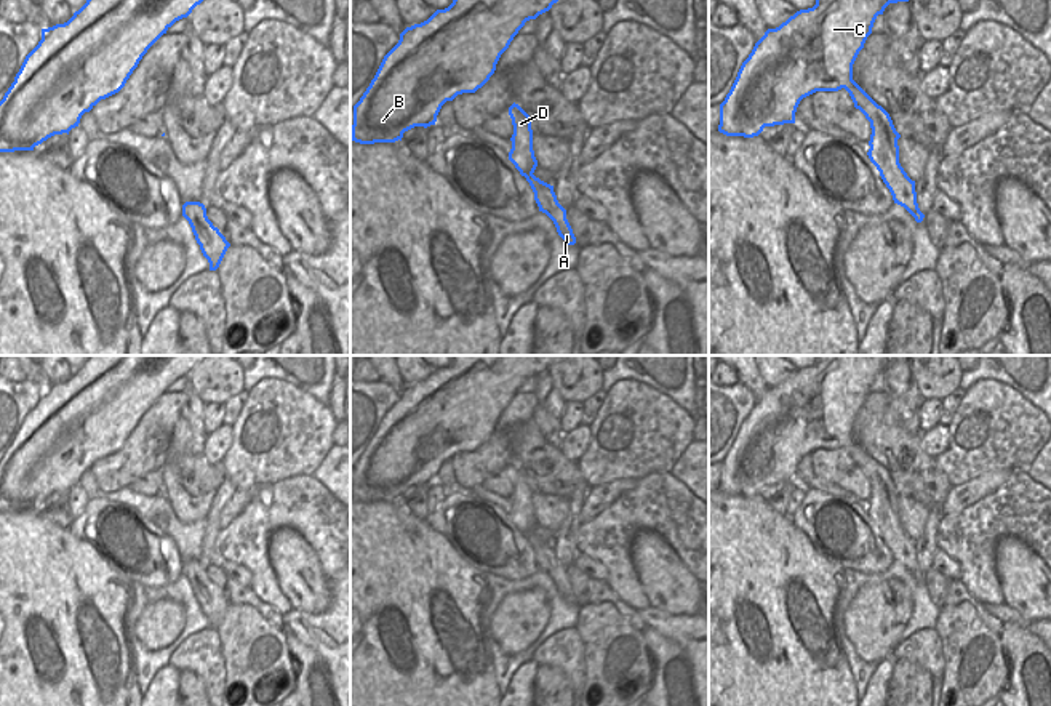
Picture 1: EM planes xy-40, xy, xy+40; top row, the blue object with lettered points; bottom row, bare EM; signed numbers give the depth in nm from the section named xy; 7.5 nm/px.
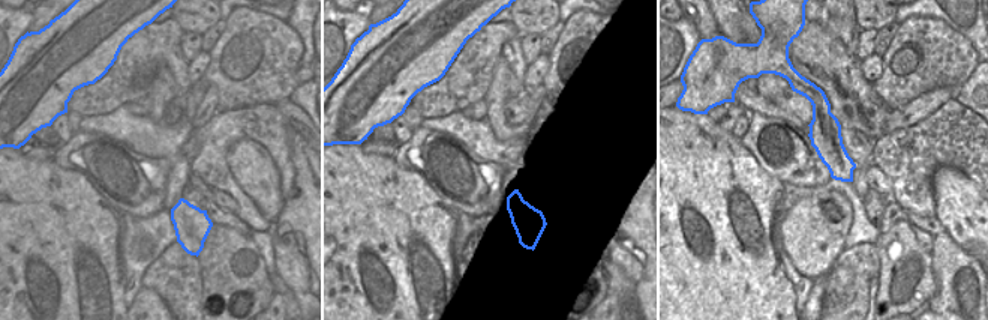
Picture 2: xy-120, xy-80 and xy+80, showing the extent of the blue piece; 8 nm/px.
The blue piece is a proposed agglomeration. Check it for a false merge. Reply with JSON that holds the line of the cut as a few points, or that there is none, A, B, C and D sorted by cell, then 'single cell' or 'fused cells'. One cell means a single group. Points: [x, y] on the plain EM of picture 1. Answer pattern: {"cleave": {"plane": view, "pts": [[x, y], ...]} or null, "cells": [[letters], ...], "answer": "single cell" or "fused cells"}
{"cleave": null, "cells": [["A", "B", "C", "D"]], "answer": "single cell"}

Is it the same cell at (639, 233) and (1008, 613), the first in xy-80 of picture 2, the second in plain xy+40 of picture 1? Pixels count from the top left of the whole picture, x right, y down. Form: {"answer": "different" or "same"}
{"answer": "same"}

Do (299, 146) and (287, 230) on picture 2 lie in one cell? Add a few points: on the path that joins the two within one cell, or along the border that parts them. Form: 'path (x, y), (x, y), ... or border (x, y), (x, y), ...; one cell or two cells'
path (306, 167), (306, 209); one cell

